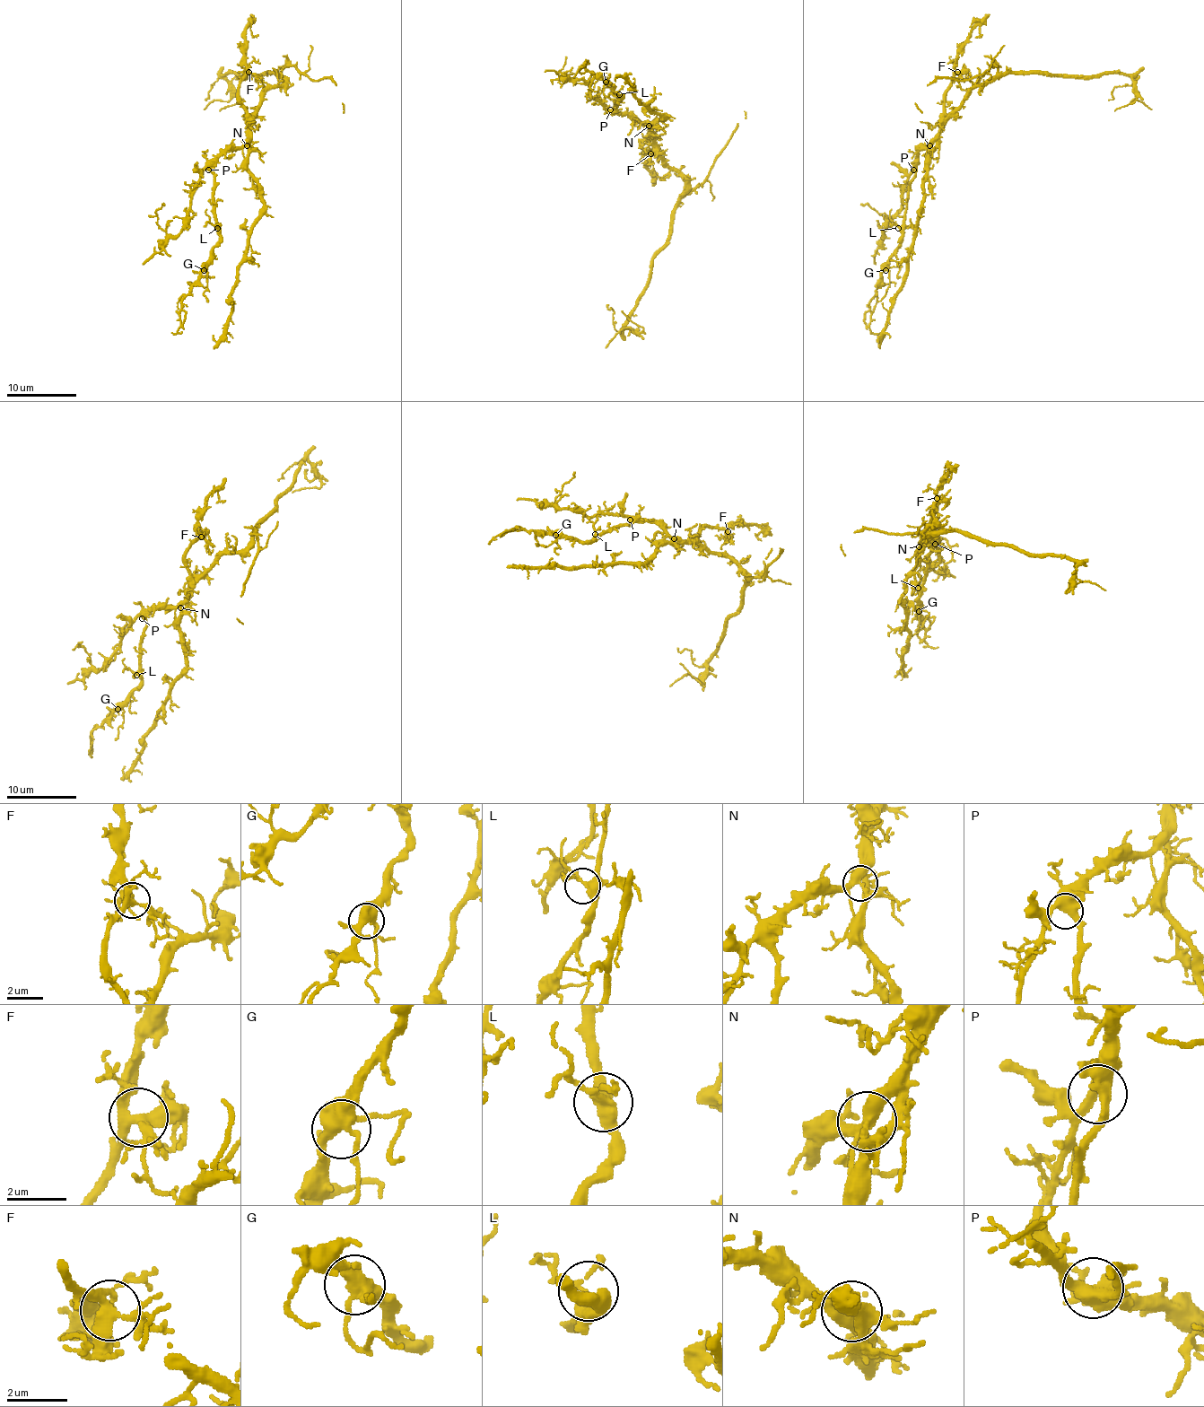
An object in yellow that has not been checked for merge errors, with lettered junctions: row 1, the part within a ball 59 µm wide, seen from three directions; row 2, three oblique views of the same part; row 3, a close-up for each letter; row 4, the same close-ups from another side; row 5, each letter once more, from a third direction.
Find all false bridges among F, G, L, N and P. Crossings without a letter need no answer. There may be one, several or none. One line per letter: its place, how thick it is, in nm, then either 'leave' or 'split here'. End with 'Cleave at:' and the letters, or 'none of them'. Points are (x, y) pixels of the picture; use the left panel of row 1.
F: (248, 72) | 400 nm | leave
G: (204, 270) | 460 nm | leave
L: (217, 228) | 320 nm | leave
N: (247, 145) | 360 nm | split here
P: (208, 170) | 440 nm | leave
Cleave at: N

